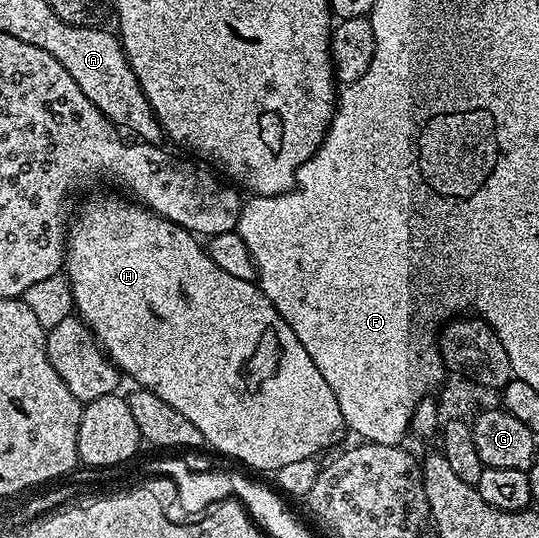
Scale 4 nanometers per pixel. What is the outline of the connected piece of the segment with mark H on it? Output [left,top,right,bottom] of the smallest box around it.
[63,194,346,473]

